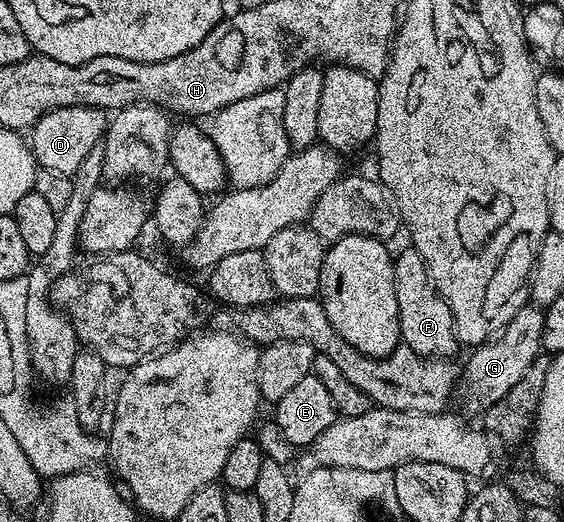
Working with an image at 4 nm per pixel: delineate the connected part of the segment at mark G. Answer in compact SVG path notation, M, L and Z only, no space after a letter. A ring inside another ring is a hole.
M523 305L514 312L512 321L508 321L508 325L494 338L487 343L477 344L471 350L474 352L471 353L466 368L461 368L460 382L456 387L456 403L458 399L464 410L482 413L487 407L500 401L500 397L504 397L504 393L508 393L508 389L512 389L512 385L516 385L516 381L524 377L528 365L539 358L545 320L546 316L539 308Z

